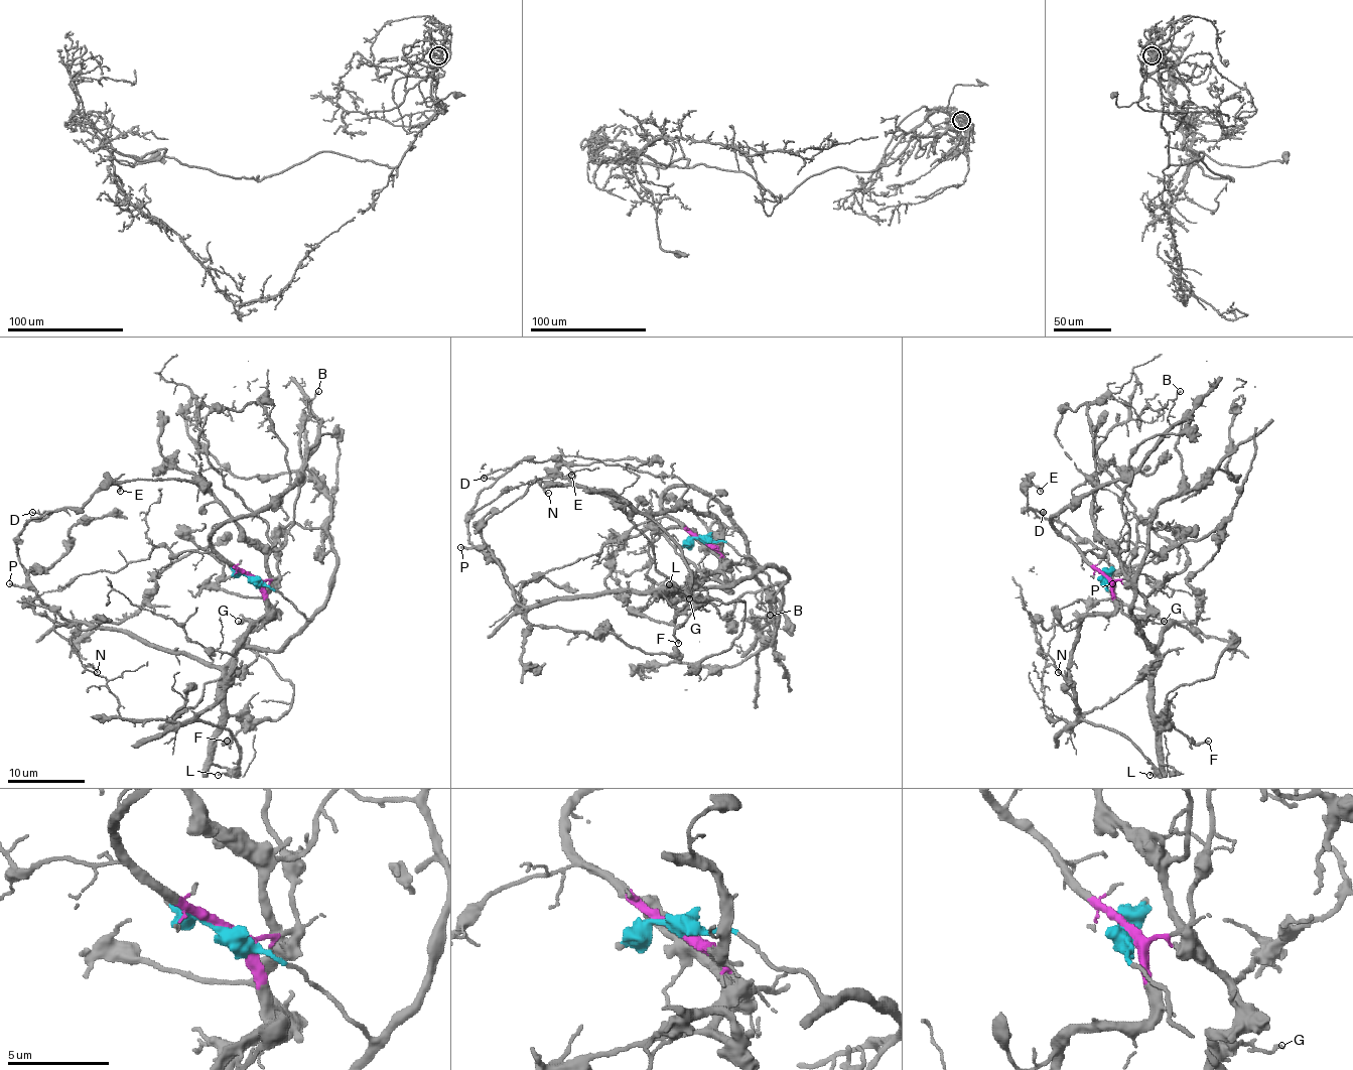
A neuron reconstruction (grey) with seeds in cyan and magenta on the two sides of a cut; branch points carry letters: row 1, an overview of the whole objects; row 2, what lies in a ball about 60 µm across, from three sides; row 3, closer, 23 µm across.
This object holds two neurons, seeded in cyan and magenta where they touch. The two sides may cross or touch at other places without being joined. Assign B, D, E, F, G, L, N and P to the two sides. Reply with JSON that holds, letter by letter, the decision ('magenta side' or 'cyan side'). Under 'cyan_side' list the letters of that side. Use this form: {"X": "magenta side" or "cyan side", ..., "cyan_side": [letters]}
{"B": "magenta side", "D": "cyan side", "E": "cyan side", "F": "cyan side", "G": "cyan side", "L": "magenta side", "N": "magenta side", "P": "cyan side", "cyan_side": ["D", "E", "F", "G", "P"]}

